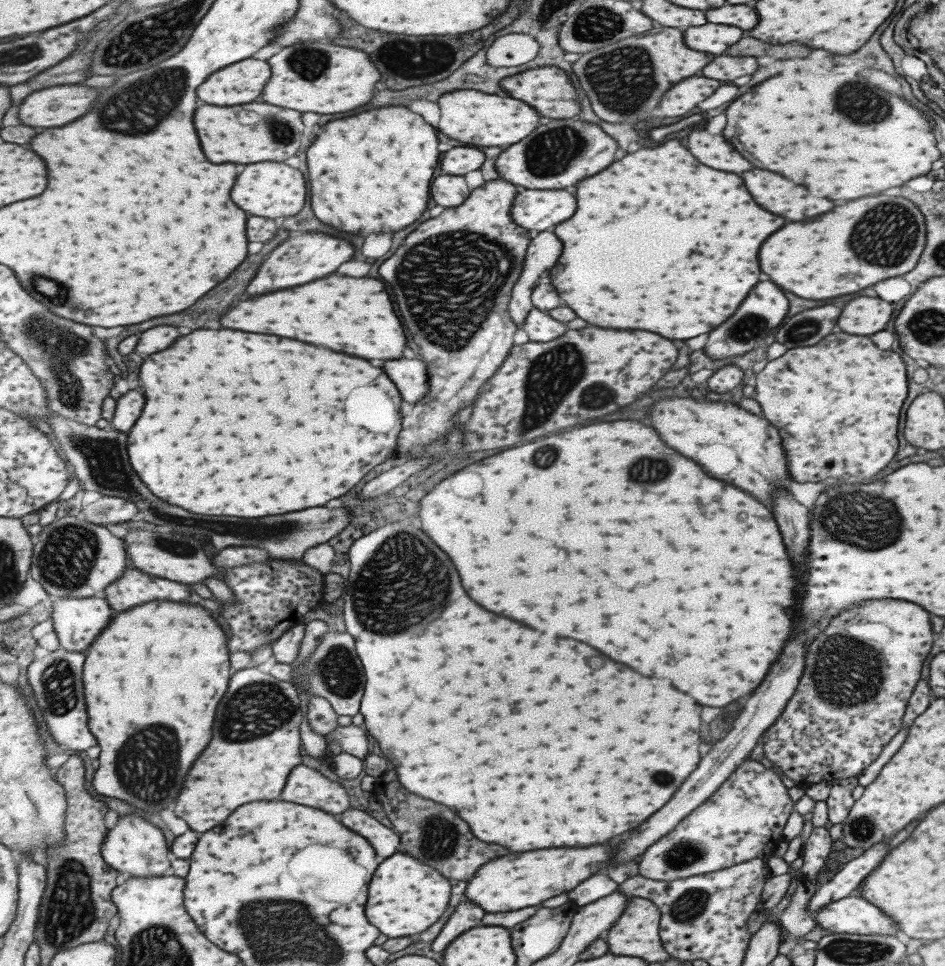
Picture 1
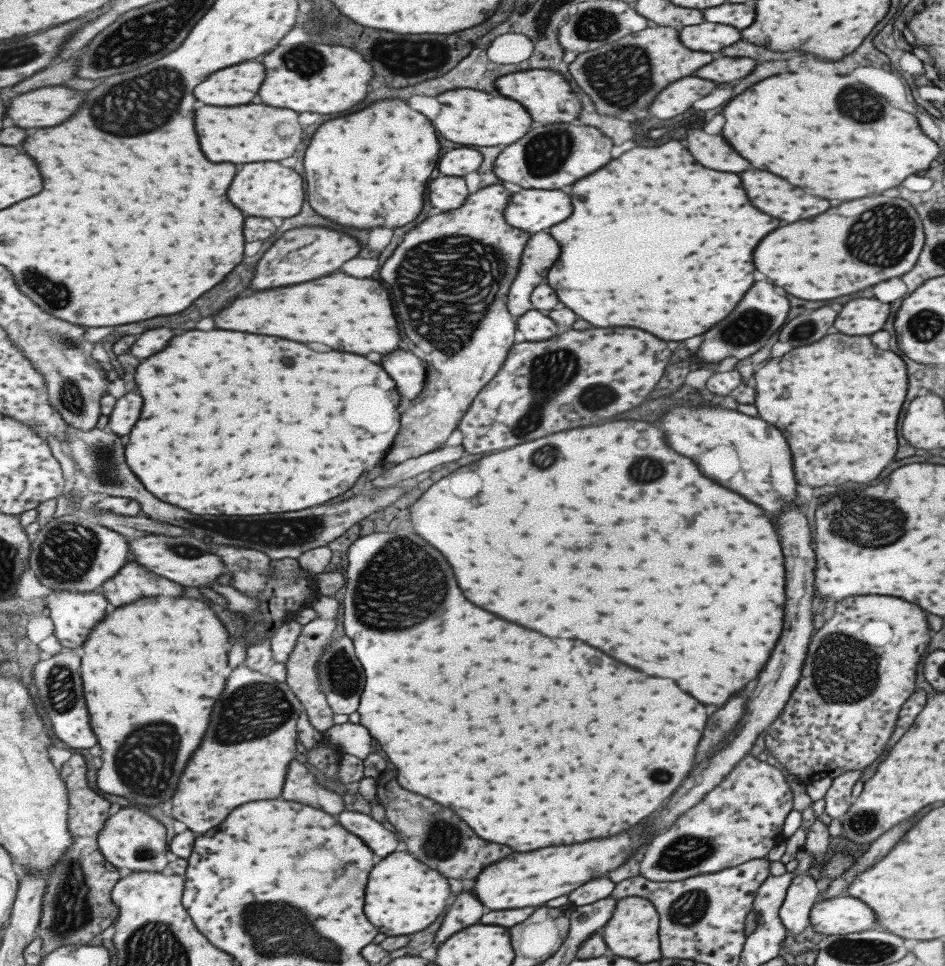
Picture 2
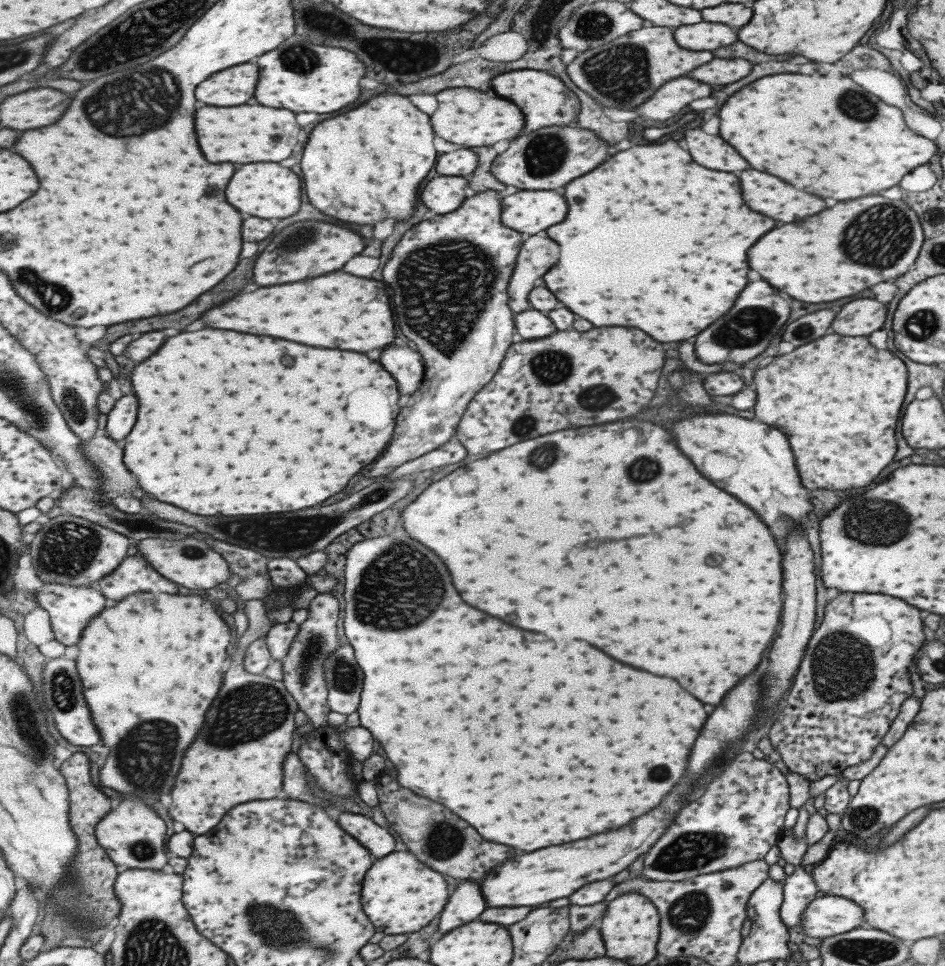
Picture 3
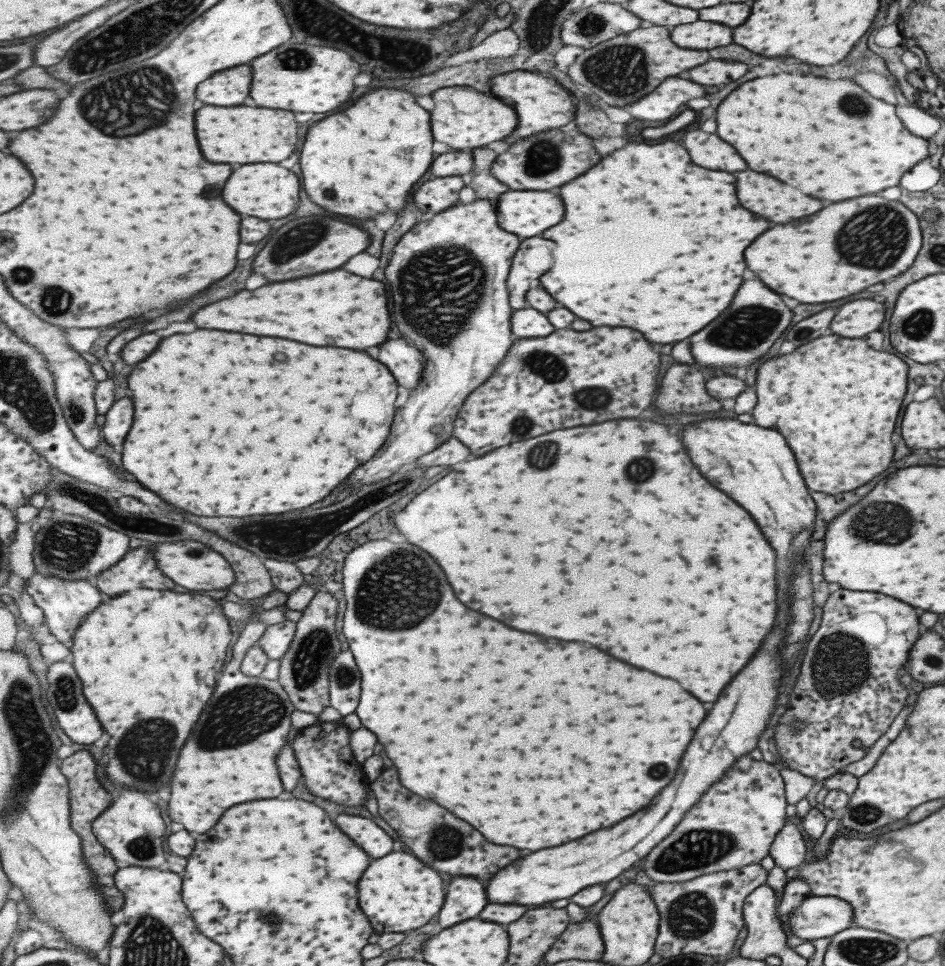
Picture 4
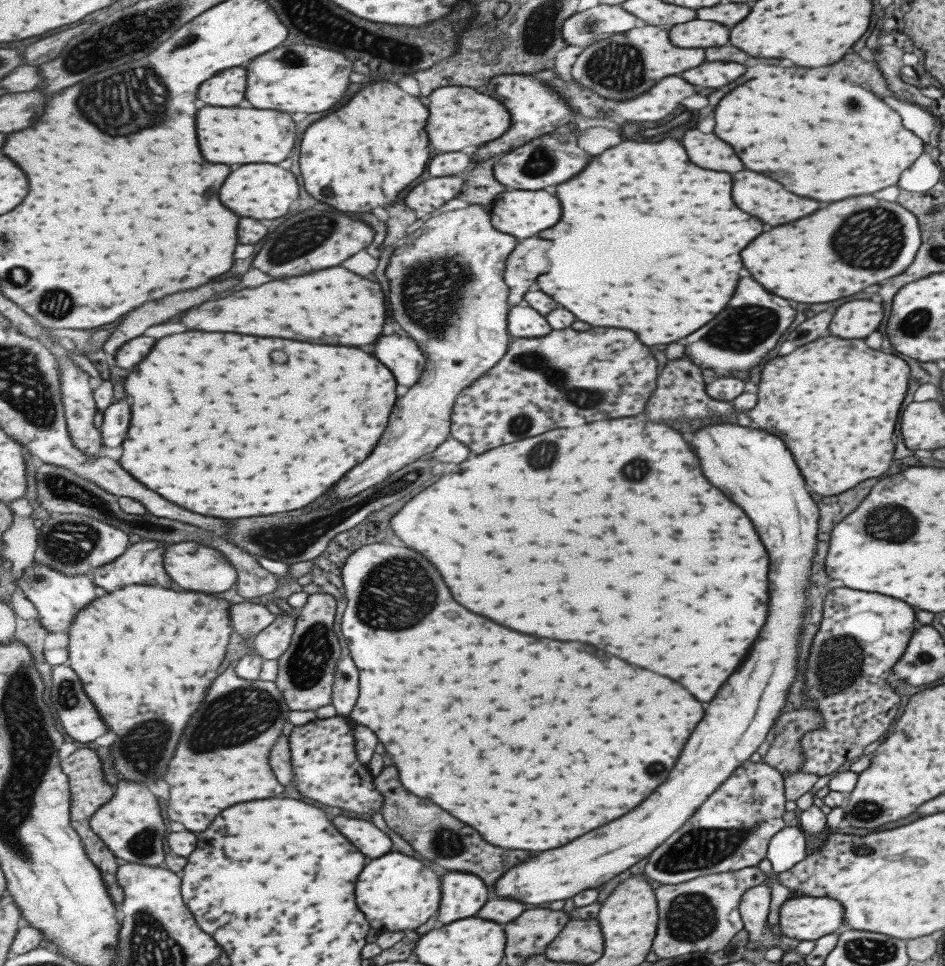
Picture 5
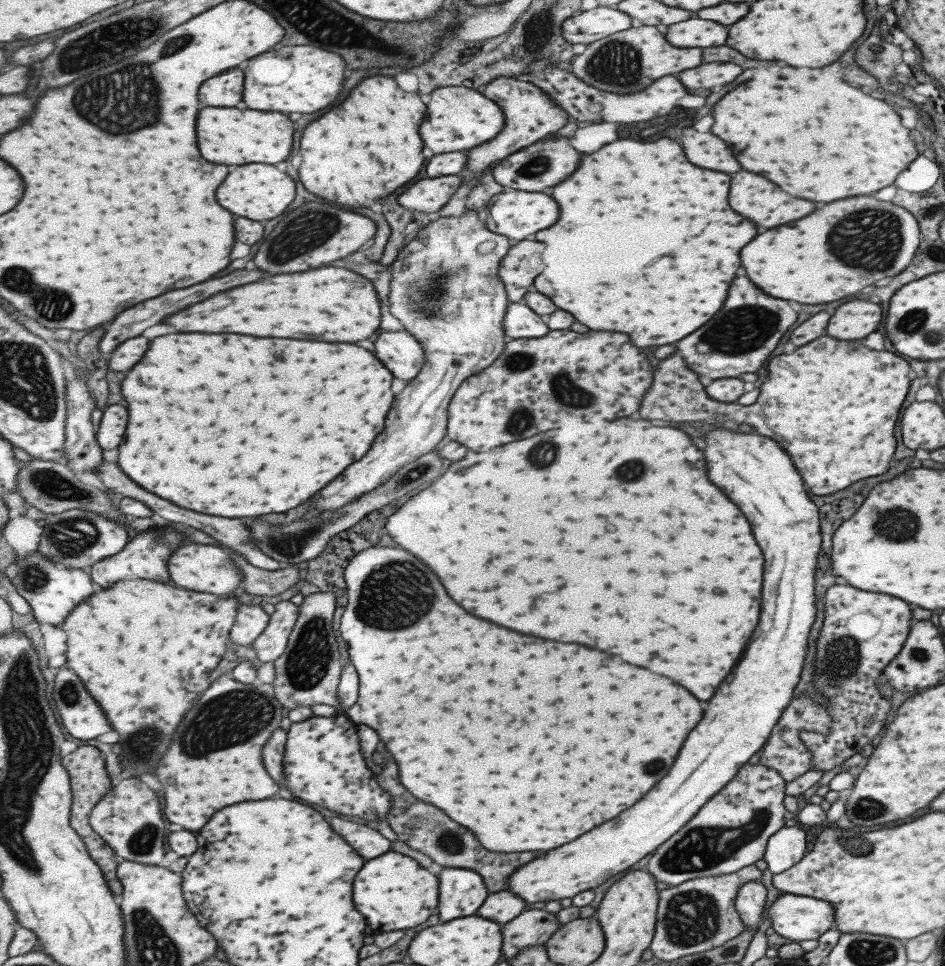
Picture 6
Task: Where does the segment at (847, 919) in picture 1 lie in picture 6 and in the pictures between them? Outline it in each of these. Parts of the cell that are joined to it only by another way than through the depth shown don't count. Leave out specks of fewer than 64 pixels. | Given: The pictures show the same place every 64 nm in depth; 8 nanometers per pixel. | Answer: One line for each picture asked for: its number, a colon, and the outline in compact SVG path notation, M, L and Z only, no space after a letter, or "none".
2: M849 894L841 898L829 898L823 902L815 902L809 912L809 922L815 932L827 934L827 936L885 930L879 924L875 910L869 904Z
3: M819 896L803 912L801 926L807 936L829 938L845 934L865 924L865 910L857 902L843 896Z
4: M811 894L797 910L793 910L789 926L799 938L811 942L849 930L855 924L853 918L853 908L841 898Z
5: M799 896L785 900L779 910L779 930L799 942L817 940L825 934L839 934L845 926L845 912L835 898Z
6: M783 894L779 896L769 908L767 914L771 918L771 928L781 934L783 938L793 940L799 944L801 940L817 940L823 932L835 928L835 908L827 900L817 900L813 896L797 896L797 894Z

